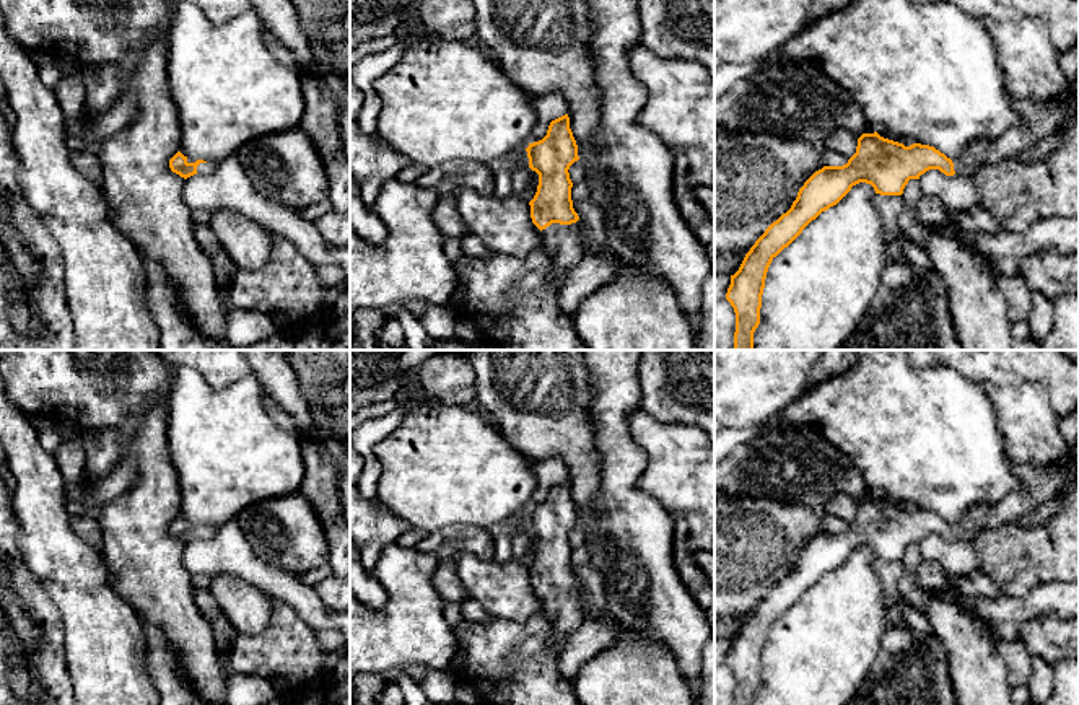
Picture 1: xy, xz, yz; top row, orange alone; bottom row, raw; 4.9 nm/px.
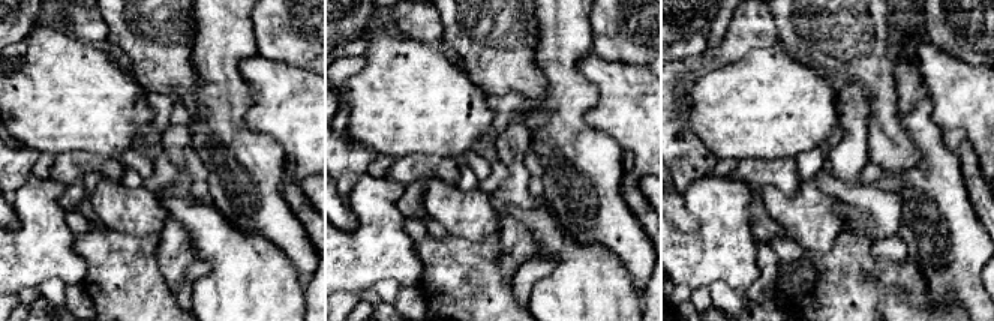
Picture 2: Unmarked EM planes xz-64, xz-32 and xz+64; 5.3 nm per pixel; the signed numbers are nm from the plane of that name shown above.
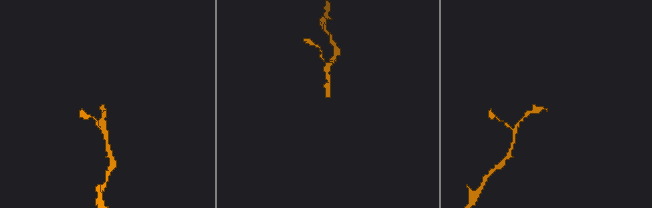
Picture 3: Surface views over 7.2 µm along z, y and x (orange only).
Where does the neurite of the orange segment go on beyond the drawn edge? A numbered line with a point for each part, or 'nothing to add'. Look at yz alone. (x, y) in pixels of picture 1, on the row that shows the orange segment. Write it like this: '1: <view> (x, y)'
1: yz (1039, 121)

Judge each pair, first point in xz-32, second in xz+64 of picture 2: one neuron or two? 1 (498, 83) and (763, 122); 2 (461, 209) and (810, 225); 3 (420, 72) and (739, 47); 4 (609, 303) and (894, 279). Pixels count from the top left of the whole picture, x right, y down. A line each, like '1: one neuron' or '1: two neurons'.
1: two neurons
2: one neuron
3: two neurons
4: two neurons

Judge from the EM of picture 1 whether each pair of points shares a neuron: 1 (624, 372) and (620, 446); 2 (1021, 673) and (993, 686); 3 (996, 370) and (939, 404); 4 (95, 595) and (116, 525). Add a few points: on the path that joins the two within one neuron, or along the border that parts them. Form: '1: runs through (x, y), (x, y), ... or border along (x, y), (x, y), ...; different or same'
1: runs through (617, 389), (617, 429); same
2: border along (996, 643), (1013, 687); different
3: border along (944, 367), (951, 367), (980, 385); different
4: border along (100, 551), (113, 585), (122, 596); different

